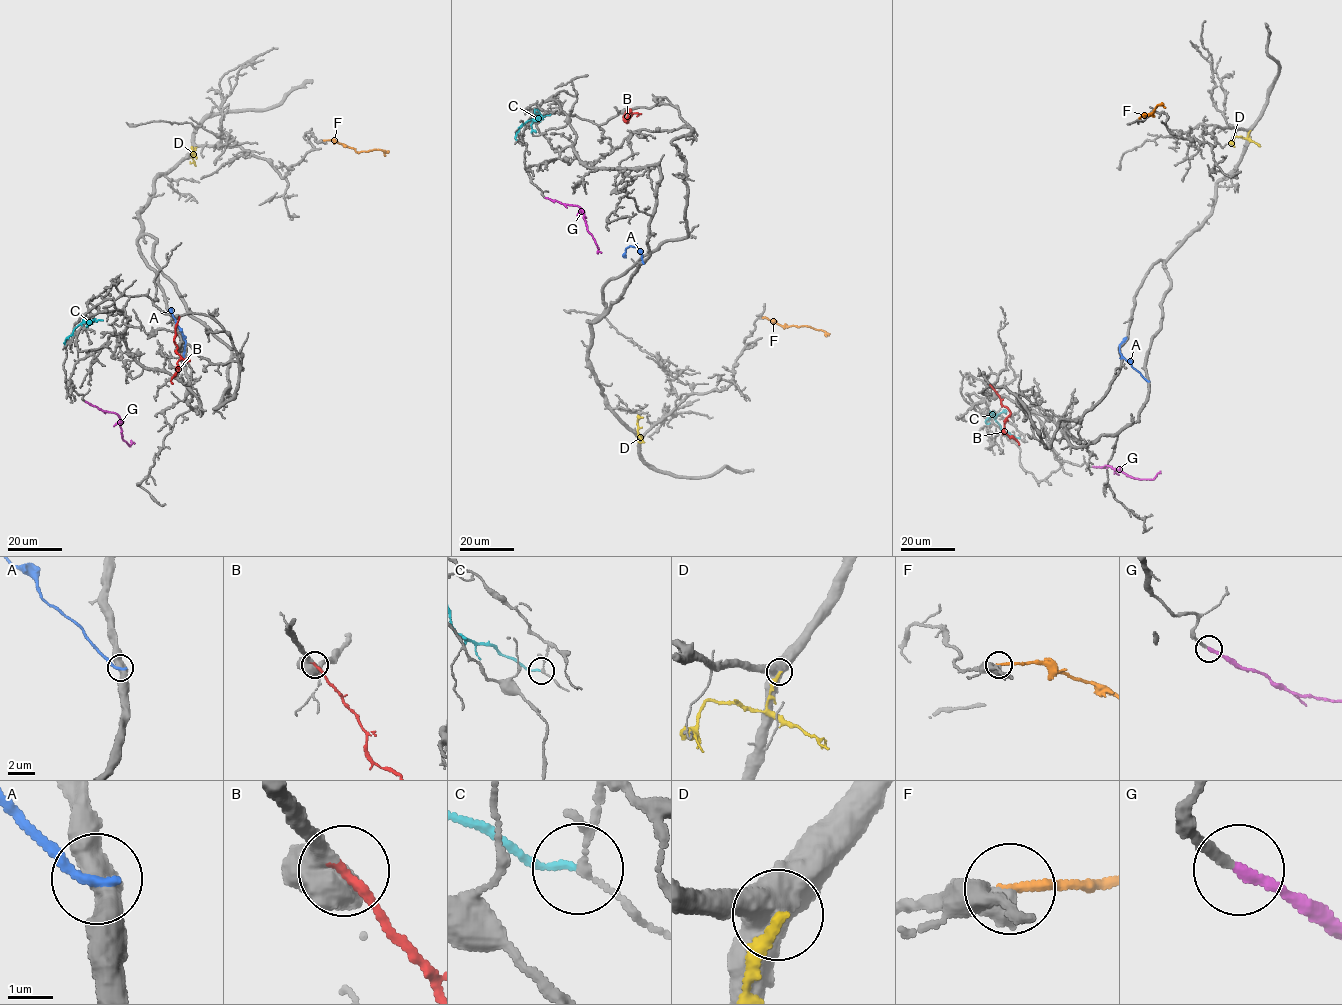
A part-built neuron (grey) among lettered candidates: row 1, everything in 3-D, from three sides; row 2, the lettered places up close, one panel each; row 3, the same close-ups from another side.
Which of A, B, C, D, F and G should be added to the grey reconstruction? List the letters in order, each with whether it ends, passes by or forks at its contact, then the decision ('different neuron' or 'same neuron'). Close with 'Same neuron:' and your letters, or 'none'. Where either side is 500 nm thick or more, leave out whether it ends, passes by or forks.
A: different neuron
B: same neuron
C: it ends | different neuron
D: different neuron
F: different neuron
G: it ends | same neuron
Same neuron: B, G

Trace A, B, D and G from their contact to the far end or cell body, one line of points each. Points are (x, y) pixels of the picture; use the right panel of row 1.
A: (1148, 381), (1119, 352), (1125, 337)
B: (990, 385), (1010, 412), (1004, 421), (1005, 432), (1019, 445)
D: (1250, 131), (1245, 138), (1234, 137), (1234, 147)
G: (1093, 467), (1105, 465), (1145, 479), (1153, 479), (1161, 473)

